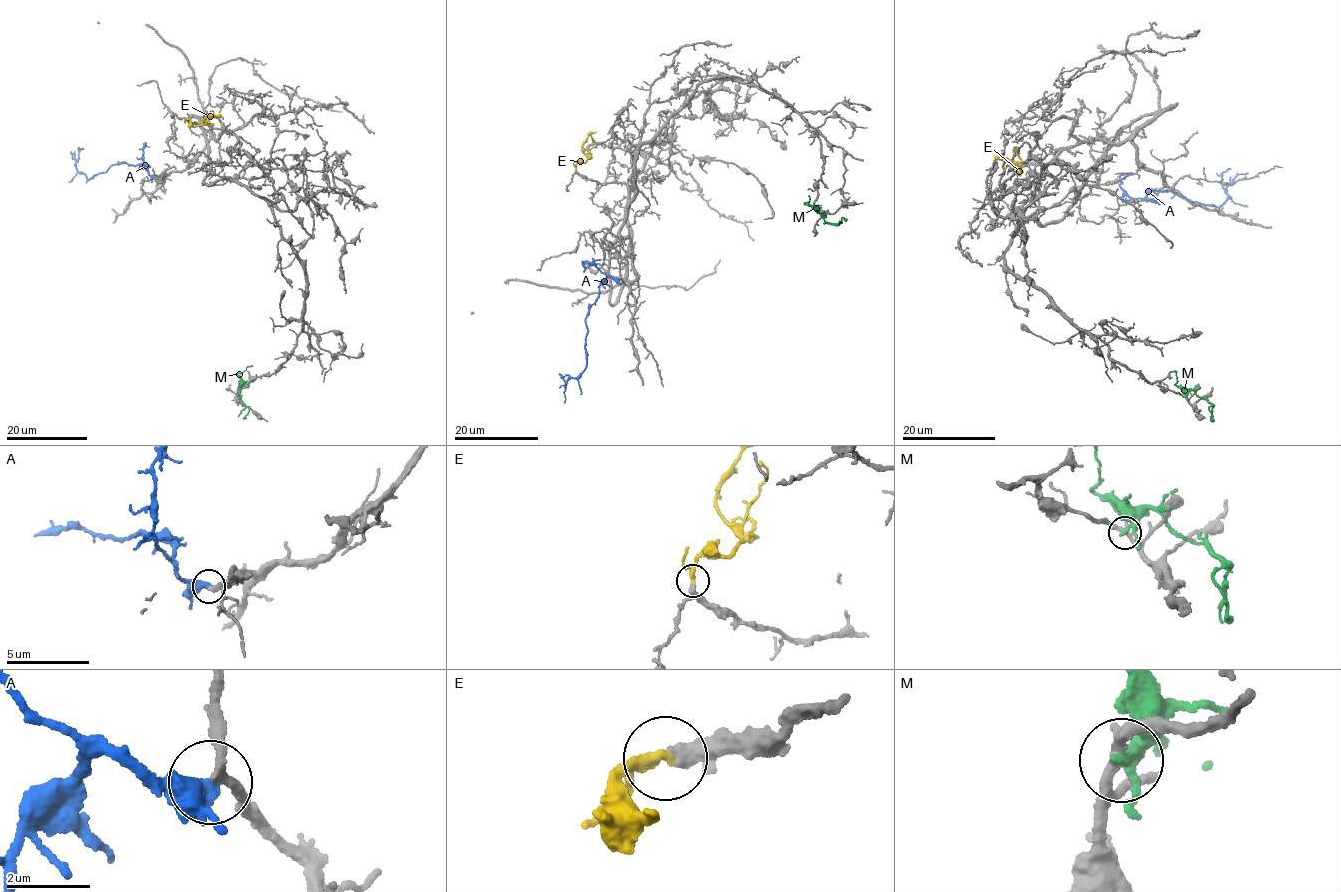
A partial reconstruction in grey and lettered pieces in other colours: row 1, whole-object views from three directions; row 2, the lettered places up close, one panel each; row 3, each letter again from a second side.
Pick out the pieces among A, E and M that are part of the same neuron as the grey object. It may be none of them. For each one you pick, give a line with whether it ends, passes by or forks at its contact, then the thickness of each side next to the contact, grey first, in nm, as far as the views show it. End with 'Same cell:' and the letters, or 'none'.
A: It ends there. Thickness 200 nm (grey) against 550 nm
E: It passes by. Thickness 260 nm (grey) against 220 nm
Same cell: A, E

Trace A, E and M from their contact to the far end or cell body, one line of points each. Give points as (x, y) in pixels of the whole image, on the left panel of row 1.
A: (156, 177), (149, 175), (145, 166), (123, 162), (87, 179), (76, 168), (74, 153), (70, 152)
E: (187, 119), (194, 126), (201, 123), (207, 113), (223, 119)
M: (239, 386), (242, 385), (239, 393), (249, 410), (242, 419)

